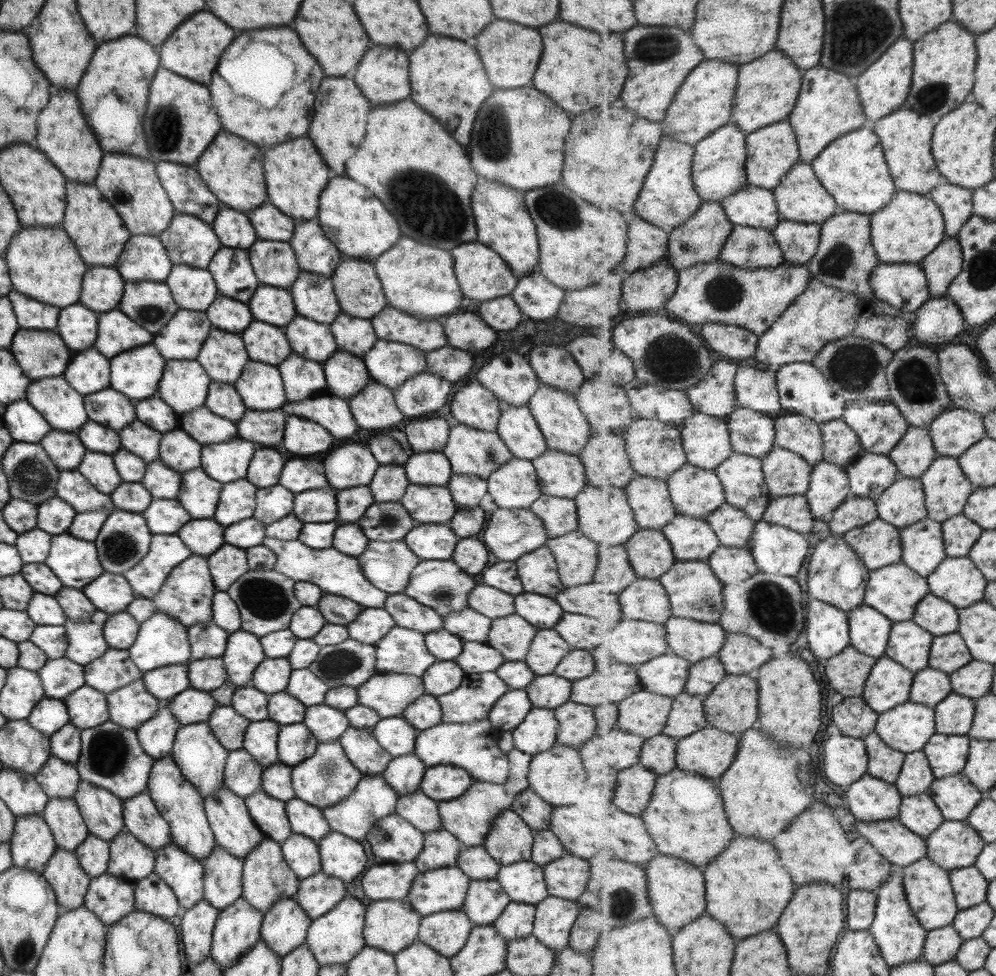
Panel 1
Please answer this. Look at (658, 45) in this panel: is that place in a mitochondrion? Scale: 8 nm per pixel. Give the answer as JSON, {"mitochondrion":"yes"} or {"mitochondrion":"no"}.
{"mitochondrion":"yes"}

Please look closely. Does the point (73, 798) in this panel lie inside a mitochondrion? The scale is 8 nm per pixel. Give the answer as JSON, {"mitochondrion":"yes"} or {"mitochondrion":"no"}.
{"mitochondrion":"no"}

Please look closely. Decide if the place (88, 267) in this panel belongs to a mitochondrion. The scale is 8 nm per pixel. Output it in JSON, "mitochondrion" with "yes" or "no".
{"mitochondrion":"no"}

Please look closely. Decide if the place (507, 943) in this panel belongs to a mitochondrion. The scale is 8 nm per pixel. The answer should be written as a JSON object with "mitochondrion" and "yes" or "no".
{"mitochondrion":"no"}

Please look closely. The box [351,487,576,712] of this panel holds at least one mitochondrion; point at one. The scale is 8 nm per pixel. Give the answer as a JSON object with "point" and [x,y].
{"point":[385,519]}

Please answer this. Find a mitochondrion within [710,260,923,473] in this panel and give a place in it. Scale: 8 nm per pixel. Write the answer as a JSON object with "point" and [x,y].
{"point":[853,367]}

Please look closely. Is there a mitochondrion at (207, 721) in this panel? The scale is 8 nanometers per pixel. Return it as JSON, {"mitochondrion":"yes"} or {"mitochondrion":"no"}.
{"mitochondrion":"no"}

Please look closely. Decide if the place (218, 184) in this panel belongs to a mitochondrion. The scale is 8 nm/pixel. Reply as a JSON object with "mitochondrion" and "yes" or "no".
{"mitochondrion":"no"}

